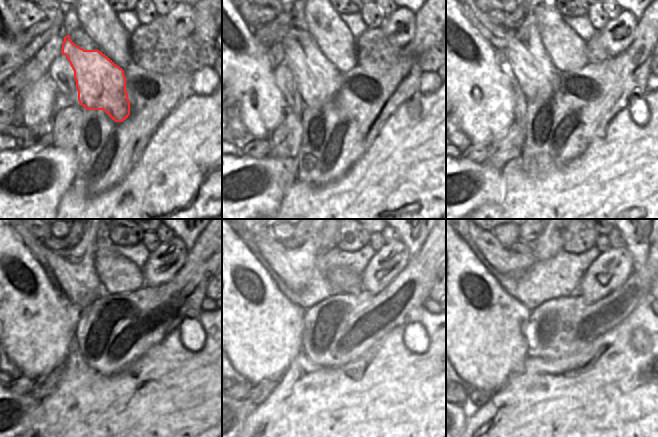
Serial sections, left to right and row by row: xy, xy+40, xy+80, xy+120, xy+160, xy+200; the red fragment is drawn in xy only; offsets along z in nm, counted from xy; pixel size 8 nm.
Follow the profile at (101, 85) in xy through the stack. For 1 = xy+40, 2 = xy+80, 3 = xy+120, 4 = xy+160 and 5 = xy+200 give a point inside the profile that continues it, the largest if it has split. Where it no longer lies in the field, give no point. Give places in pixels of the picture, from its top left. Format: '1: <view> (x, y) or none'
1: xy+40 (317, 79)
2: xy+80 (537, 76)
3: xy+120 (74, 268)
4: xy+160 (296, 267)
5: xy+200 (506, 261)

